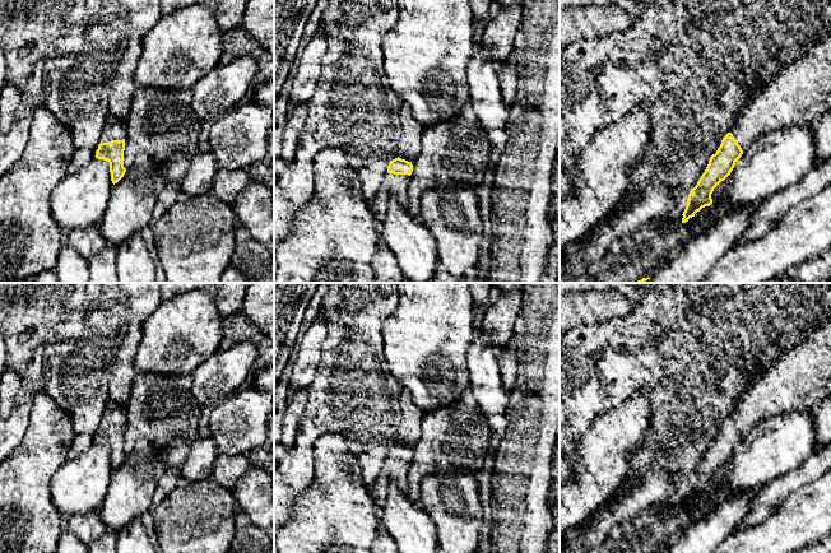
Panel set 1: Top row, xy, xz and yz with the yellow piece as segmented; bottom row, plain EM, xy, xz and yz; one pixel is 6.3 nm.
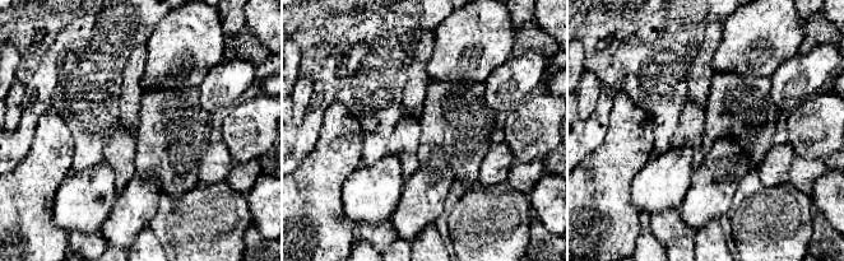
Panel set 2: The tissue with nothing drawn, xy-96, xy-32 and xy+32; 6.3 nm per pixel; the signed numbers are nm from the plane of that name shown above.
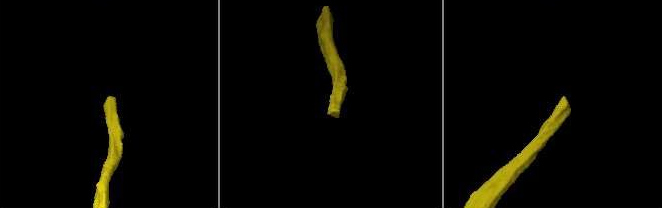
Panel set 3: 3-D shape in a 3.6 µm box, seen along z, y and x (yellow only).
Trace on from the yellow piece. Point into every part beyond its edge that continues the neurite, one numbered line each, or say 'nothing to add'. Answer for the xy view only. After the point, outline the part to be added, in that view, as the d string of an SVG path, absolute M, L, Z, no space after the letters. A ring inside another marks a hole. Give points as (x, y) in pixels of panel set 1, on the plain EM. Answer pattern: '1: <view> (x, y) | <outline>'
1: xy (114, 414) | M108 399L101 427L108 428L112 426L122 426L126 423L126 412L116 401Z

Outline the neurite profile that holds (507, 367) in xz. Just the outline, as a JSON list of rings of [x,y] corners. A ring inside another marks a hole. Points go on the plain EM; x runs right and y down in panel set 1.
[[[512,341],[510,345],[498,349],[497,356],[503,387],[510,392],[517,376],[517,359],[515,357]]]

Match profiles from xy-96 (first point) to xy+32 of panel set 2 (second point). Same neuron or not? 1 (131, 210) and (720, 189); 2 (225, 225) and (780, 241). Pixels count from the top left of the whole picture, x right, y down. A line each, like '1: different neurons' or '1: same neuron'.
1: same neuron
2: same neuron

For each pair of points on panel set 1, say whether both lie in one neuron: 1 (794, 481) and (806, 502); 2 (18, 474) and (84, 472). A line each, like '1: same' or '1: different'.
1: different
2: different

